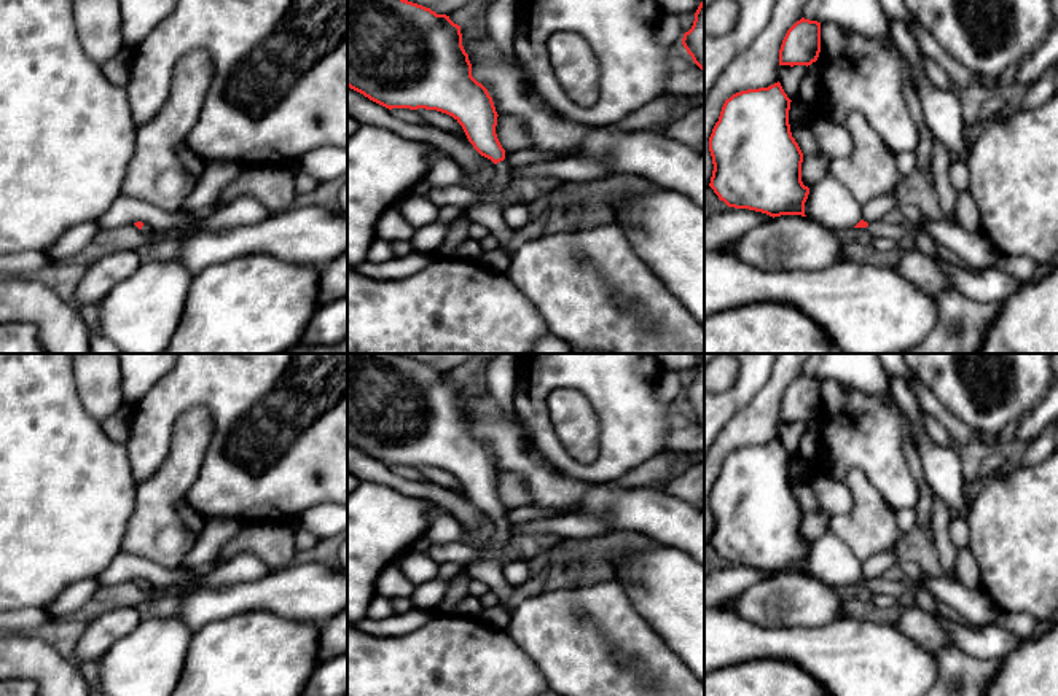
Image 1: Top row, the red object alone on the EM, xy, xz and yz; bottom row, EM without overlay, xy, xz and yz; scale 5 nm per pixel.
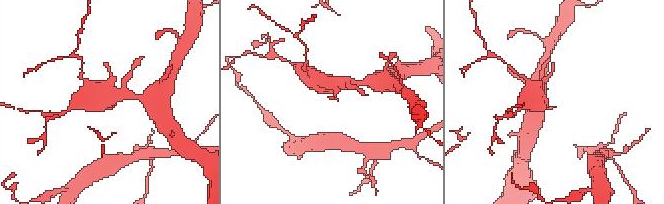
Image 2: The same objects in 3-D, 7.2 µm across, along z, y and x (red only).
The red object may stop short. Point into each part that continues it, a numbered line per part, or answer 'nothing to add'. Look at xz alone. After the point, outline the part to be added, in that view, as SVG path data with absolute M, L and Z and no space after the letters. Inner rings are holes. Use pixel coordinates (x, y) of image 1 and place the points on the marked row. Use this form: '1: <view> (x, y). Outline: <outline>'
1: xz (489, 211). Outline: M505 161L494 164L492 180L481 190L476 190L480 201L462 210L462 215L472 223L483 225L489 229L489 237L499 240L499 250L508 252L508 242L513 234L513 228L508 226L504 207L504 186L511 182L511 170Z

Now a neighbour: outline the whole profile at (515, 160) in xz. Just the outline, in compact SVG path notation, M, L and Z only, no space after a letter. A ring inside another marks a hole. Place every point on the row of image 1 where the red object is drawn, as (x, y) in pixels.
M531 148L531 150L508 153L504 161L507 167L511 170L518 167L526 167L535 162L556 161L559 158L561 158L559 154L545 153L545 151Z

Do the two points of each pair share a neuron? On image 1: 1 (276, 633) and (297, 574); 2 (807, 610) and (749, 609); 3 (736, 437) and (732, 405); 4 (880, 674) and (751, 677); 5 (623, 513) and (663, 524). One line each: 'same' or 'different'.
1: different
2: same
3: different
4: different
5: same

